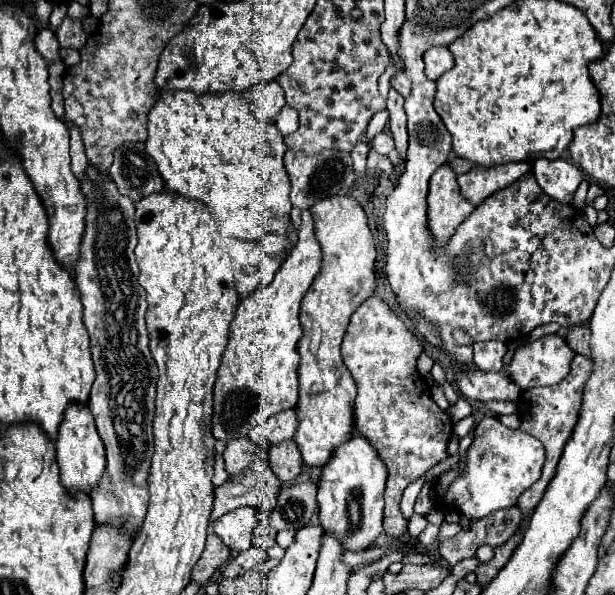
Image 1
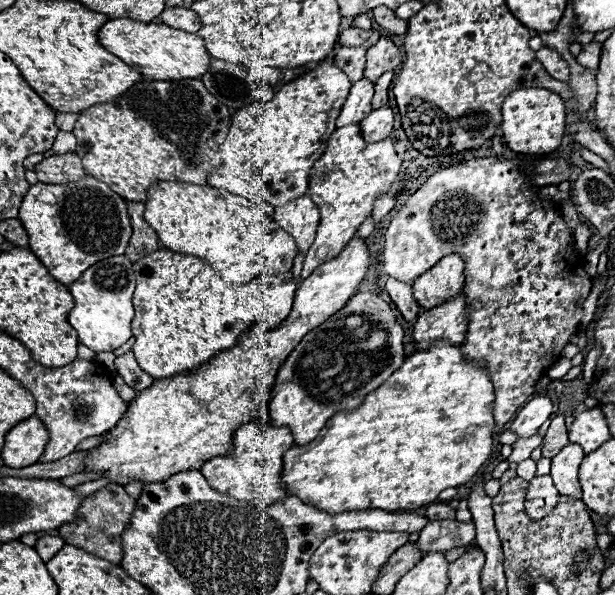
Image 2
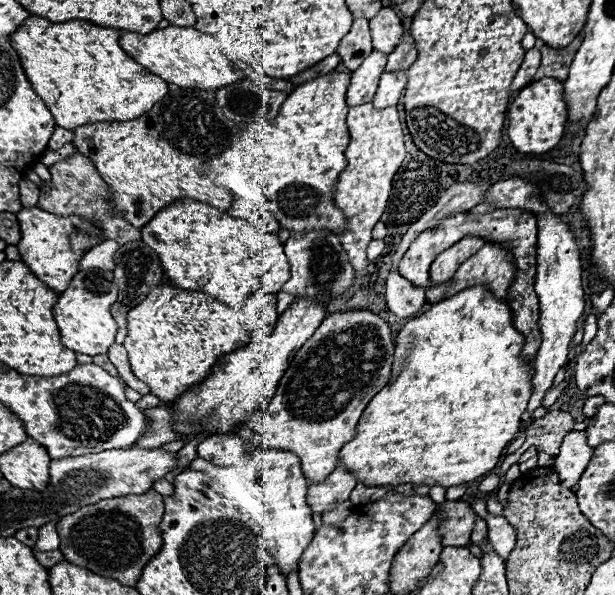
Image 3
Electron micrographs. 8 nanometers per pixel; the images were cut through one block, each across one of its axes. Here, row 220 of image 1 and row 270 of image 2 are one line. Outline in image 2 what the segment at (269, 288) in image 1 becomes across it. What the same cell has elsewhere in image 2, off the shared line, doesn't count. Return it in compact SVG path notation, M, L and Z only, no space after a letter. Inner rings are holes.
M356 124L334 130L334 134L326 142L324 154L314 162L310 170L308 196L320 210L320 224L304 260L304 268L300 274L302 280L306 280L310 272L314 272L314 268L342 252L346 242L350 242L356 234L358 226L372 214L376 196L390 188L398 170L400 158L394 152L390 138L366 144Z

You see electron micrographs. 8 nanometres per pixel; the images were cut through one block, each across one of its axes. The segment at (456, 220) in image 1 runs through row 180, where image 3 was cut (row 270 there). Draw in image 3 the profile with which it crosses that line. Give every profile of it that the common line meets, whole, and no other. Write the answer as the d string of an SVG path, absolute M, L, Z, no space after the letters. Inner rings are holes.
M466 236L464 240L460 240L452 248L448 248L446 252L438 254L436 260L432 262L432 268L430 268L430 286L440 286L440 284L452 280L452 276L460 268L460 264L464 260L468 260L470 256L474 256L482 246L484 246L482 238Z

